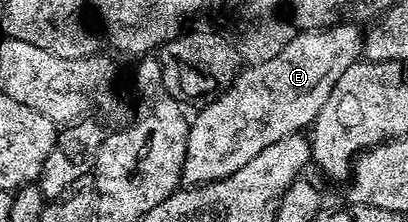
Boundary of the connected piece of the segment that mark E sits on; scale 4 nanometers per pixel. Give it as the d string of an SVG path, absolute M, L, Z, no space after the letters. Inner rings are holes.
M342 22L324 29L301 30L273 59L243 68L233 83L217 99L203 106L197 112L199 114L190 121L182 168L183 184L193 187L226 178L250 163L260 151L272 143L301 132L305 130L304 127L309 128L340 77L348 71L348 67L361 60L365 42L365 34L361 29L363 28L357 22Z

